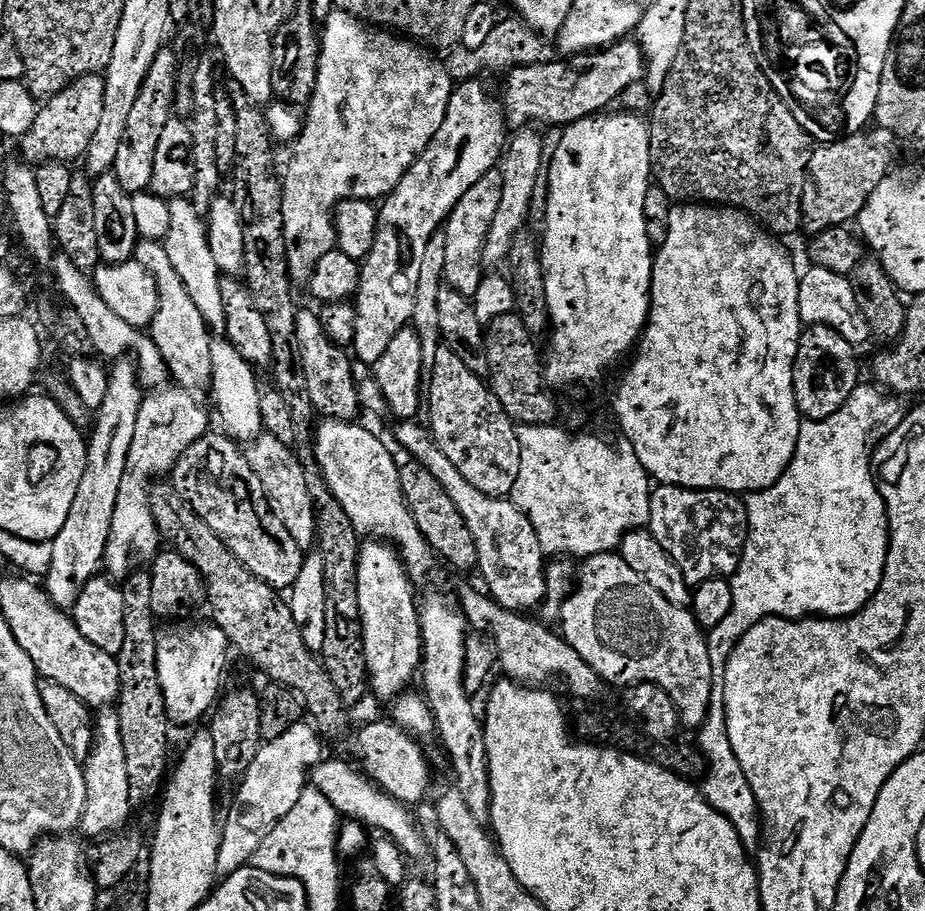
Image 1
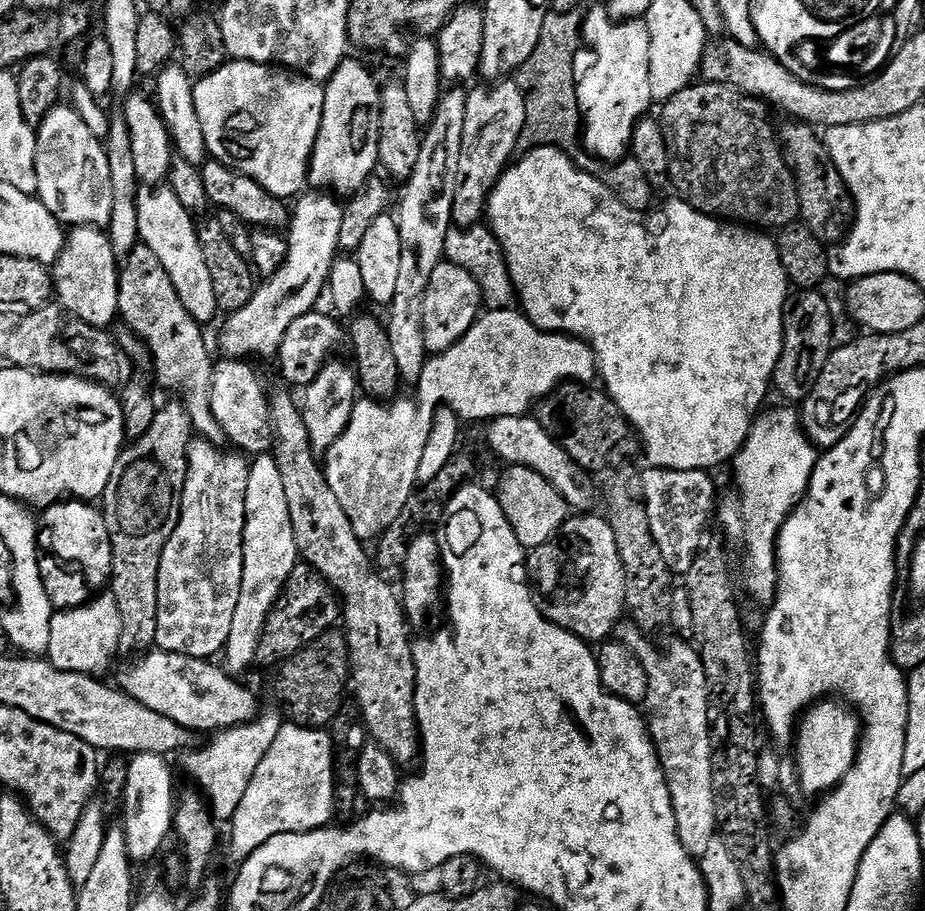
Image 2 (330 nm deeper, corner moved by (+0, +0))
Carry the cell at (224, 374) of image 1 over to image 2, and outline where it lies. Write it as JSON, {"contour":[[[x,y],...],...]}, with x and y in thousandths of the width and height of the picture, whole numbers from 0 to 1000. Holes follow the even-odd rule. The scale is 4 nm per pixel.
{"contour":[[[181,204],[148,210],[147,229],[149,231],[151,263],[158,270],[162,270],[162,274],[166,274],[166,280],[175,286],[175,292],[179,292],[179,301],[184,301],[184,310],[188,310],[188,318],[192,318],[192,327],[197,327],[197,336],[201,336],[201,340],[205,342],[205,349],[210,349],[217,358],[225,358],[225,355],[236,347],[238,337],[236,327],[231,327],[231,313],[227,305],[227,296],[223,293],[223,282],[218,279],[213,243],[208,234],[201,231],[201,226],[192,222],[186,207]]]}

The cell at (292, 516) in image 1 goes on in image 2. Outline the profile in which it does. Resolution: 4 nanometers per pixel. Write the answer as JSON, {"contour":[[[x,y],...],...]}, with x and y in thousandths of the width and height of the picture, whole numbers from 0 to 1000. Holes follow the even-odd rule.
{"contour":[[[155,266],[148,267],[146,274],[133,282],[128,336],[129,350],[134,351],[137,360],[162,384],[172,425],[174,422],[195,434],[191,435],[194,442],[205,454],[209,475],[228,487],[245,488],[246,477],[240,468],[236,468],[236,459],[231,459],[231,450],[227,446],[231,394],[221,374],[222,361],[205,349],[205,342],[197,336],[197,327],[192,327],[192,318],[188,318],[188,310],[184,310],[184,301],[179,301],[179,292],[175,292],[166,274]]]}

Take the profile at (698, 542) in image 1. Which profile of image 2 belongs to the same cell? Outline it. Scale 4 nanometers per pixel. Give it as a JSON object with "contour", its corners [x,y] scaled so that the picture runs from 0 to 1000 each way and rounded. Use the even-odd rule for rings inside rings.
{"contour":[[[697,513],[694,518],[694,538],[698,551],[698,564],[703,564],[703,582],[707,585],[707,595],[720,613],[720,621],[732,633],[744,631],[750,613],[762,600],[761,587],[770,575],[770,565],[774,562],[774,531],[764,517],[729,516],[728,514]]]}

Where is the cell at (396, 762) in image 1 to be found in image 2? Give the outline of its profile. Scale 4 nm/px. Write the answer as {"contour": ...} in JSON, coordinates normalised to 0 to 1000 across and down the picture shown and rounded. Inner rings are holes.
{"contour":[[[172,714],[161,715],[148,724],[151,726],[131,740],[129,754],[154,771],[154,775],[162,775],[162,779],[171,779],[171,784],[179,784],[179,788],[192,793],[192,797],[209,806],[238,805],[259,795],[268,795],[279,785],[276,762],[263,755],[255,748],[258,745],[243,737],[237,728],[234,730],[234,727],[215,724],[201,718]]]}

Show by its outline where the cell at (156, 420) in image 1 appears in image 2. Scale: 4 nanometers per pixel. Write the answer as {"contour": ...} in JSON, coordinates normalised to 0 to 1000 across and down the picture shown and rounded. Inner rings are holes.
{"contour":[[[333,211],[320,221],[314,237],[309,288],[278,315],[270,332],[243,351],[236,378],[246,393],[294,391],[303,385],[309,363],[318,351],[338,341],[347,323],[354,317],[357,299],[365,283],[366,249],[370,248],[371,225],[352,211]]]}

